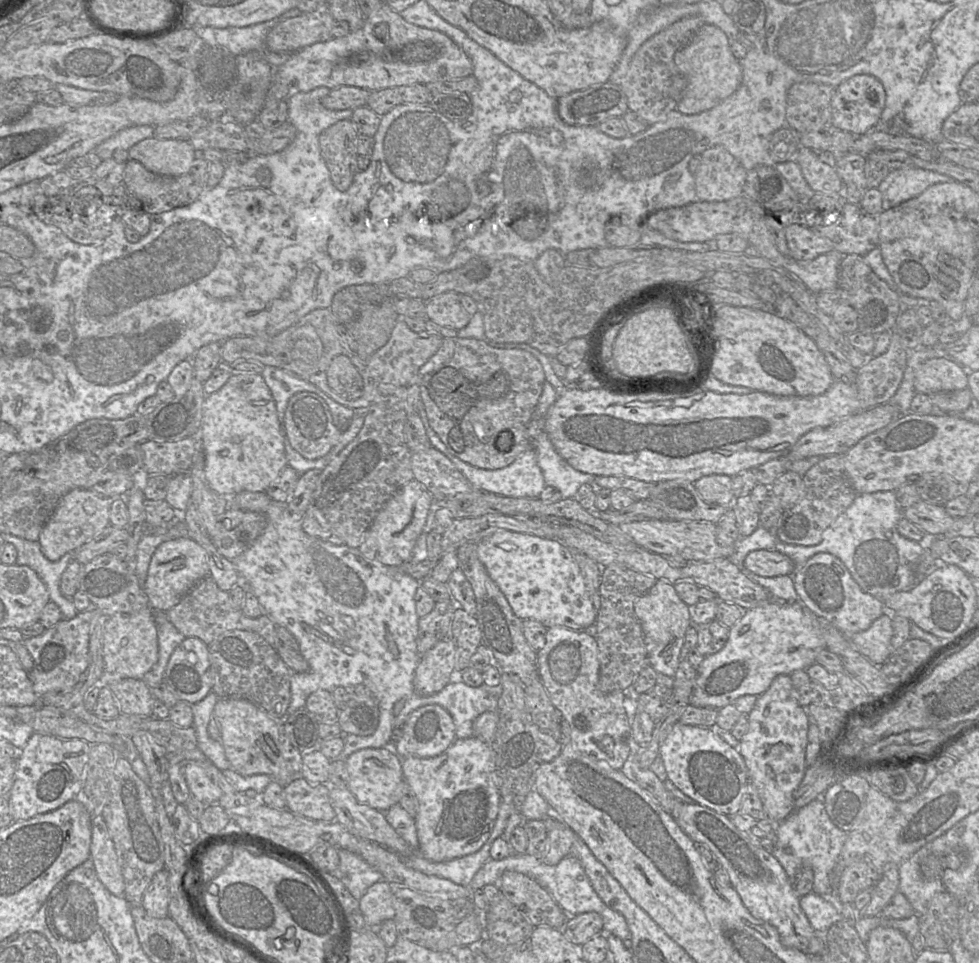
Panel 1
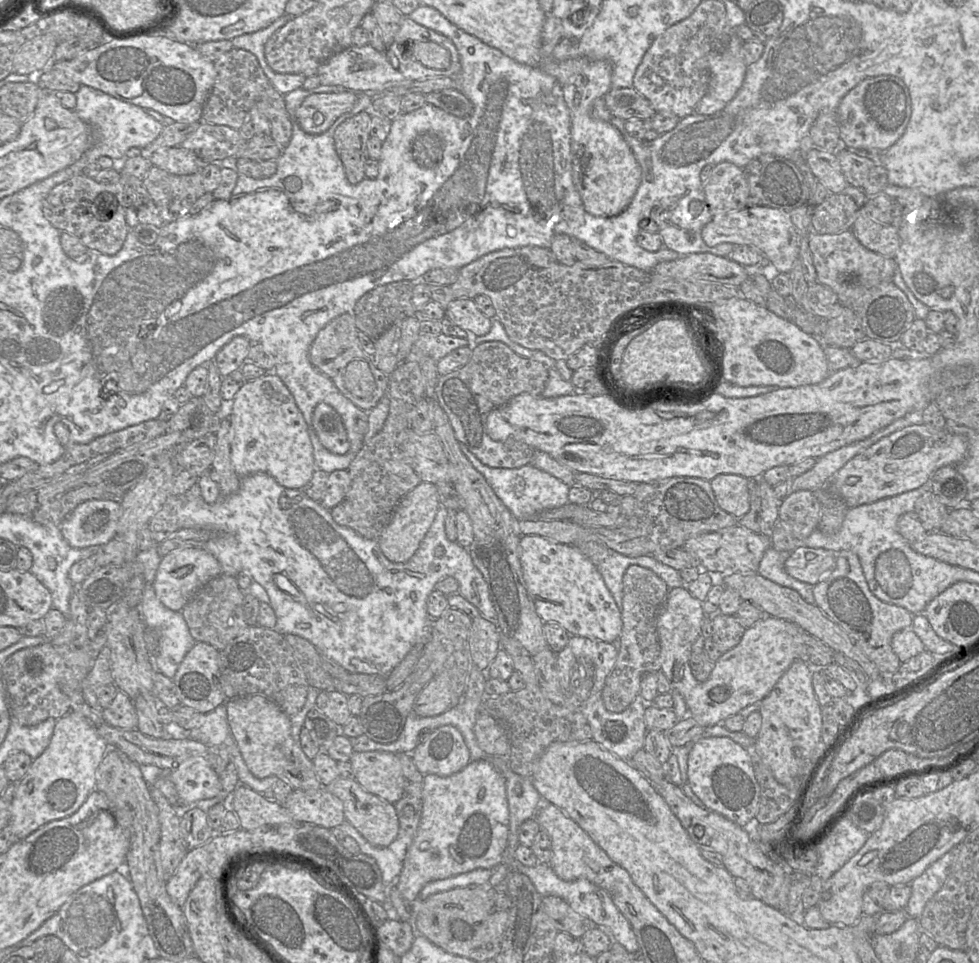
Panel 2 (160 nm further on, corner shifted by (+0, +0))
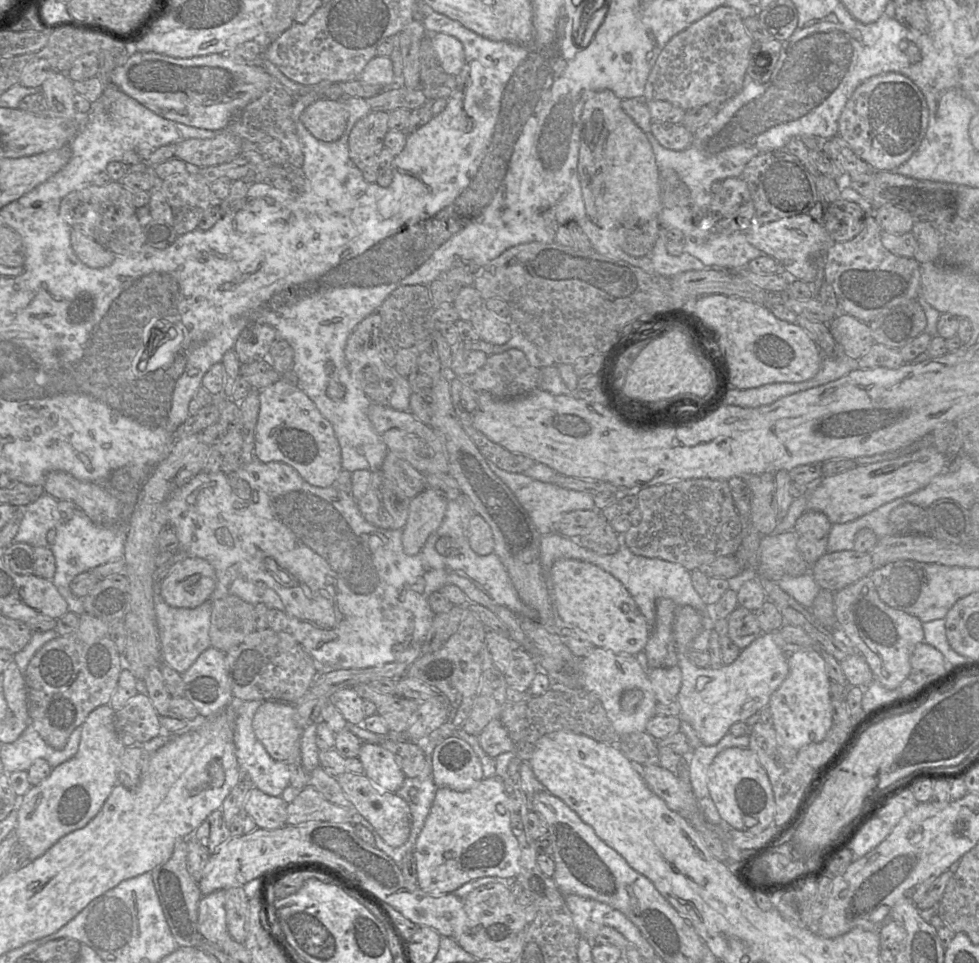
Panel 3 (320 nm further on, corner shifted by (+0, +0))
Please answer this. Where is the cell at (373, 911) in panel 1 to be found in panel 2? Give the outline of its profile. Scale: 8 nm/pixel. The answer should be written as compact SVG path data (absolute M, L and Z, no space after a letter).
M488 758L481 760L471 761L461 771L450 776L438 776L435 774L426 774L423 779L423 792L422 792L422 813L420 824L415 835L415 838L407 852L403 869L399 877L394 882L394 887L397 888L402 896L409 902L416 902L423 887L435 880L445 879L458 874L469 872L478 868L494 869L503 862L503 853L507 846L509 834L509 808L506 795L506 780L502 774L494 768Z

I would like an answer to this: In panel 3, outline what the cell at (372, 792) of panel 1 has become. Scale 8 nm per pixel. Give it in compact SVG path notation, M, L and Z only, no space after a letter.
M363 744L358 758L363 764L364 775L379 789L396 793L404 783L405 775L397 764L393 754L379 744Z

